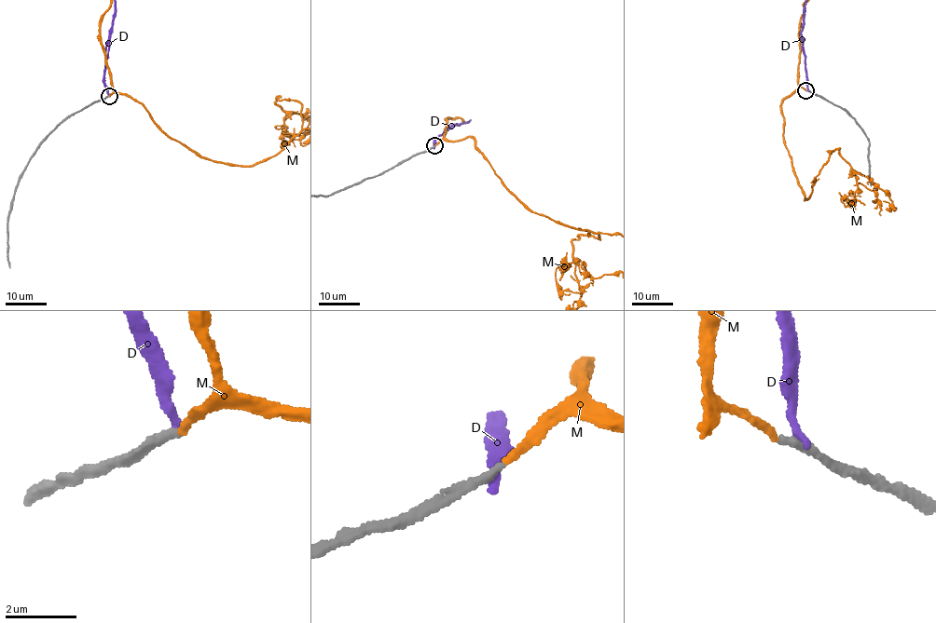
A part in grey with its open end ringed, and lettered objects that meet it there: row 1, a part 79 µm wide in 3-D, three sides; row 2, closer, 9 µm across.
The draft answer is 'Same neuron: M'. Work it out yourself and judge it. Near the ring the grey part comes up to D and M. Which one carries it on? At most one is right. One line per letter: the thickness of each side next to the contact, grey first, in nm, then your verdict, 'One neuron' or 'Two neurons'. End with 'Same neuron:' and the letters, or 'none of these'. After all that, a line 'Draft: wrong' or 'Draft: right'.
D: Thickness 320 nm (grey) against 240 nm. Two neurons
M: Thickness 240 nm (grey) against 220 nm. One neuron
Same neuron: M
Draft: right

